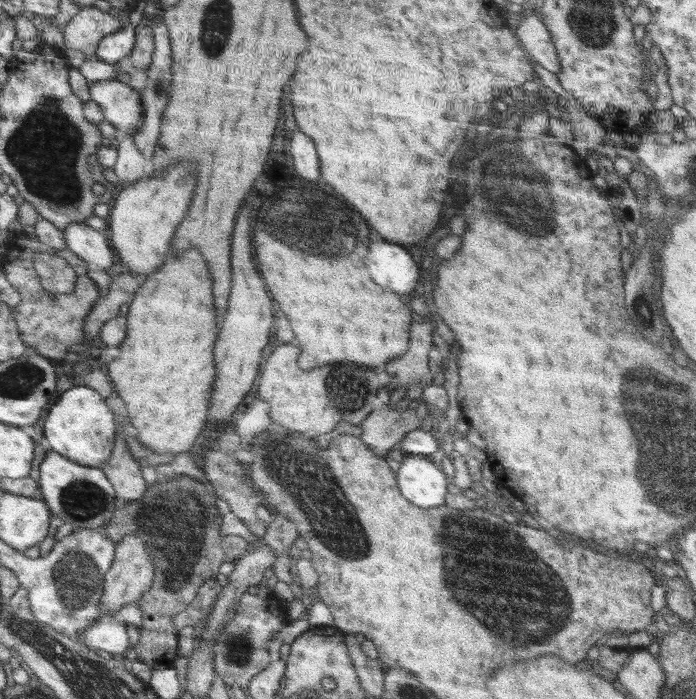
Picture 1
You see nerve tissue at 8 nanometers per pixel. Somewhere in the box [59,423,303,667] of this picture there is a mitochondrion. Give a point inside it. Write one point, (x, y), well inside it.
(174, 519)

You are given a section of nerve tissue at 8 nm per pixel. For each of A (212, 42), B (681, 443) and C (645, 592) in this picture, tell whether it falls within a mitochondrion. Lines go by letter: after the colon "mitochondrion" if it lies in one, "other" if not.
A: mitochondrion
B: mitochondrion
C: other

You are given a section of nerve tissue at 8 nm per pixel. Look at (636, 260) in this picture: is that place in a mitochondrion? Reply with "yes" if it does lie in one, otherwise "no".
no

